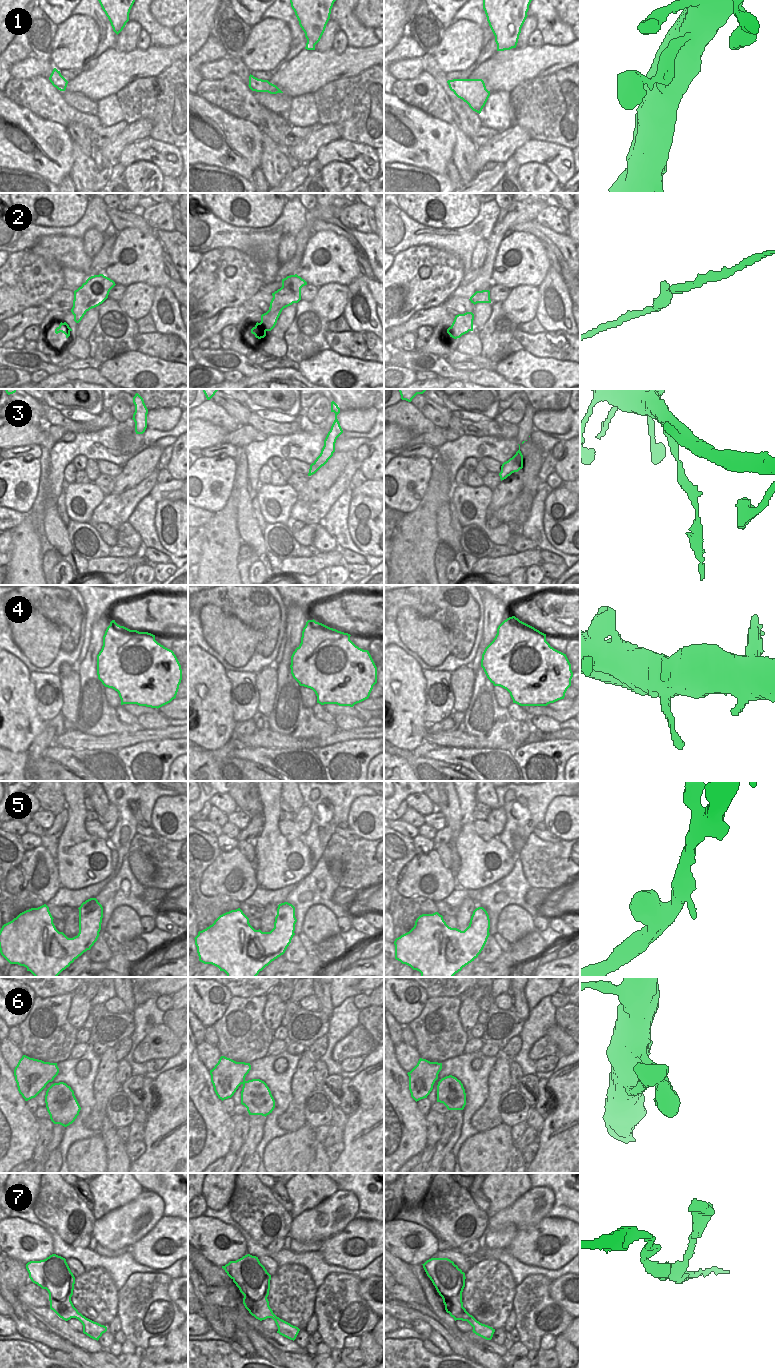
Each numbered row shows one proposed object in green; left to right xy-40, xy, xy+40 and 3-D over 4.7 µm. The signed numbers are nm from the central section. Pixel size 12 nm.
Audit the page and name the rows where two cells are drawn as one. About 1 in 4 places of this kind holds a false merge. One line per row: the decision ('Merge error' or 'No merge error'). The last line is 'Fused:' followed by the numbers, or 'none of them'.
1: No merge error
2: No merge error
3: Merge error
4: No merge error
5: No merge error
6: No merge error
7: No merge error
Fused: 3.

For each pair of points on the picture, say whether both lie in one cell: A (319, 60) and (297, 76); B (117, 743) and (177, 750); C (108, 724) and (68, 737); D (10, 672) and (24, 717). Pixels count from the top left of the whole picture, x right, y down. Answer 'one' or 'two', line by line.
A: one
B: two
C: two
D: one

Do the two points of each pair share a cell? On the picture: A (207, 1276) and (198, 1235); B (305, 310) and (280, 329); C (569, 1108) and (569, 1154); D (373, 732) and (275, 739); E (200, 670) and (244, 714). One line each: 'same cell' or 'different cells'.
A: different cells
B: different cells
C: same cell
D: same cell
E: different cells

